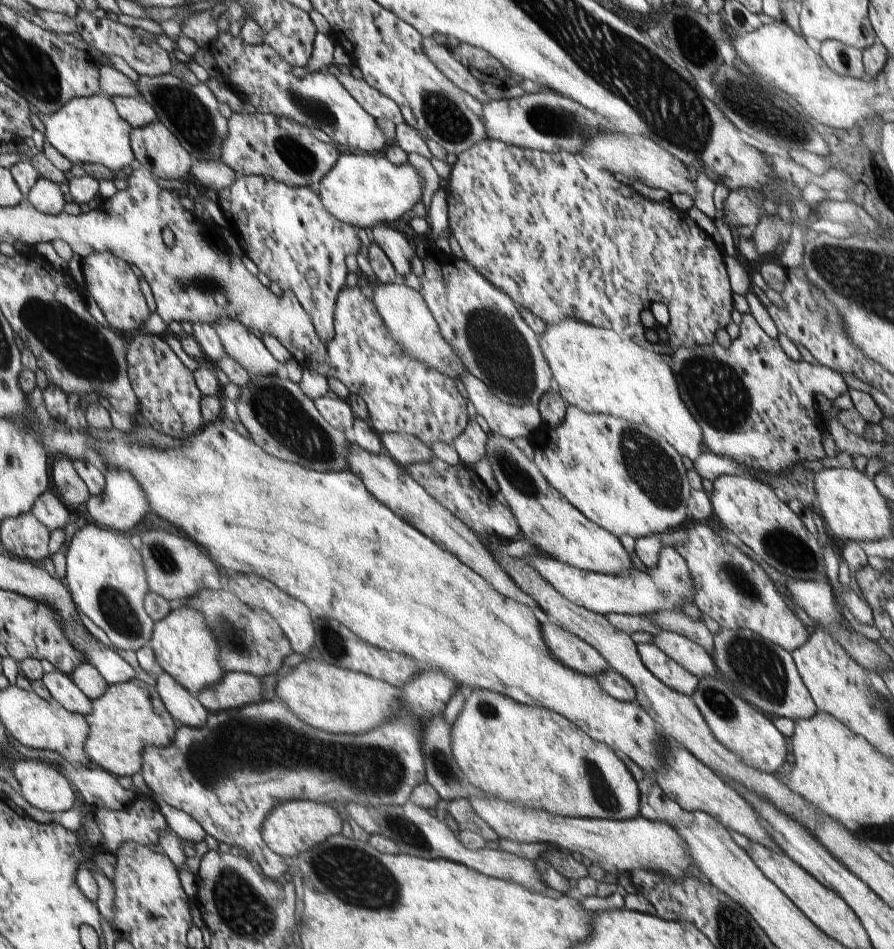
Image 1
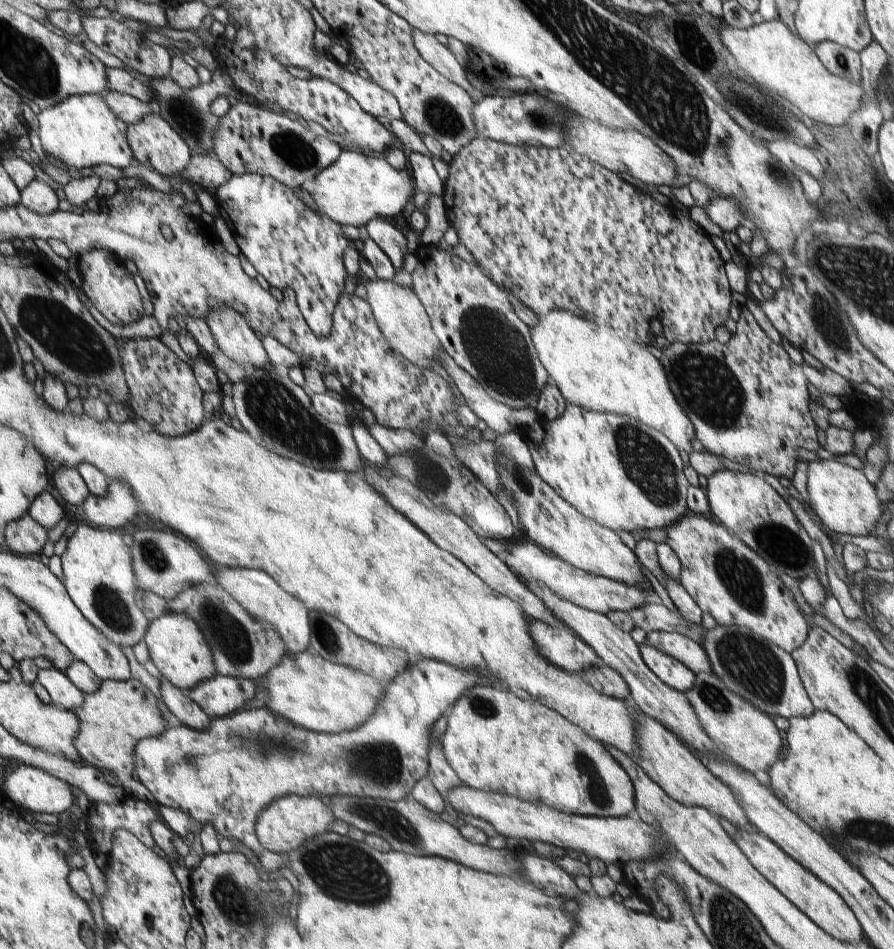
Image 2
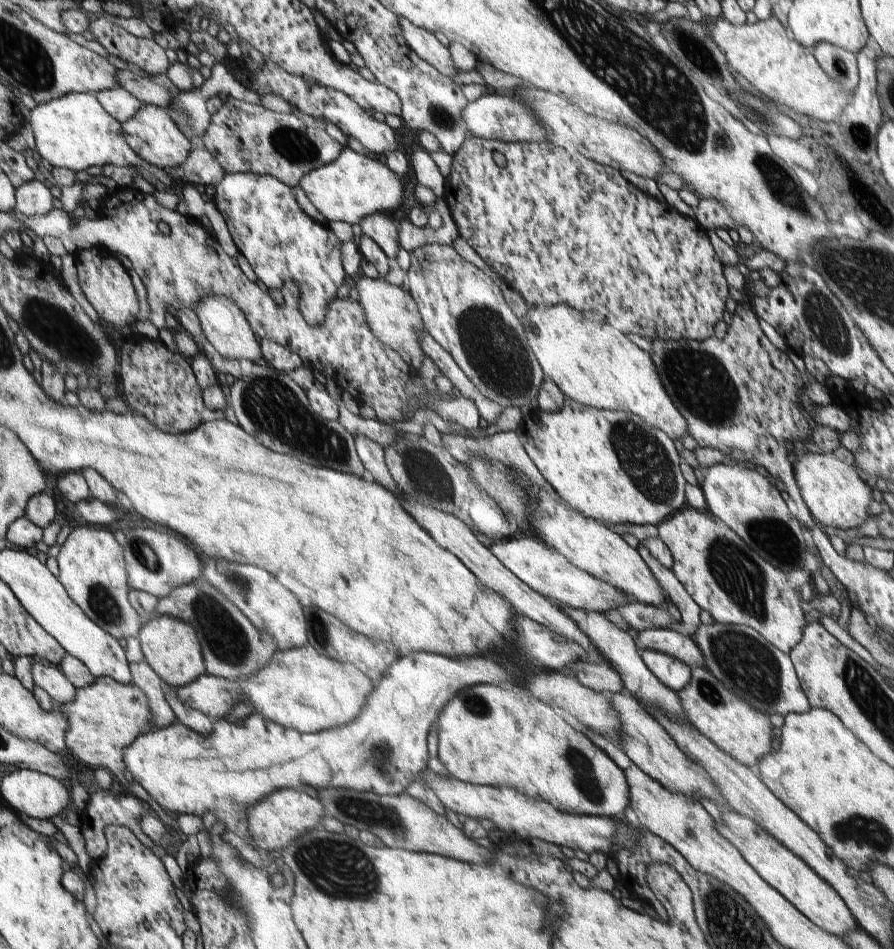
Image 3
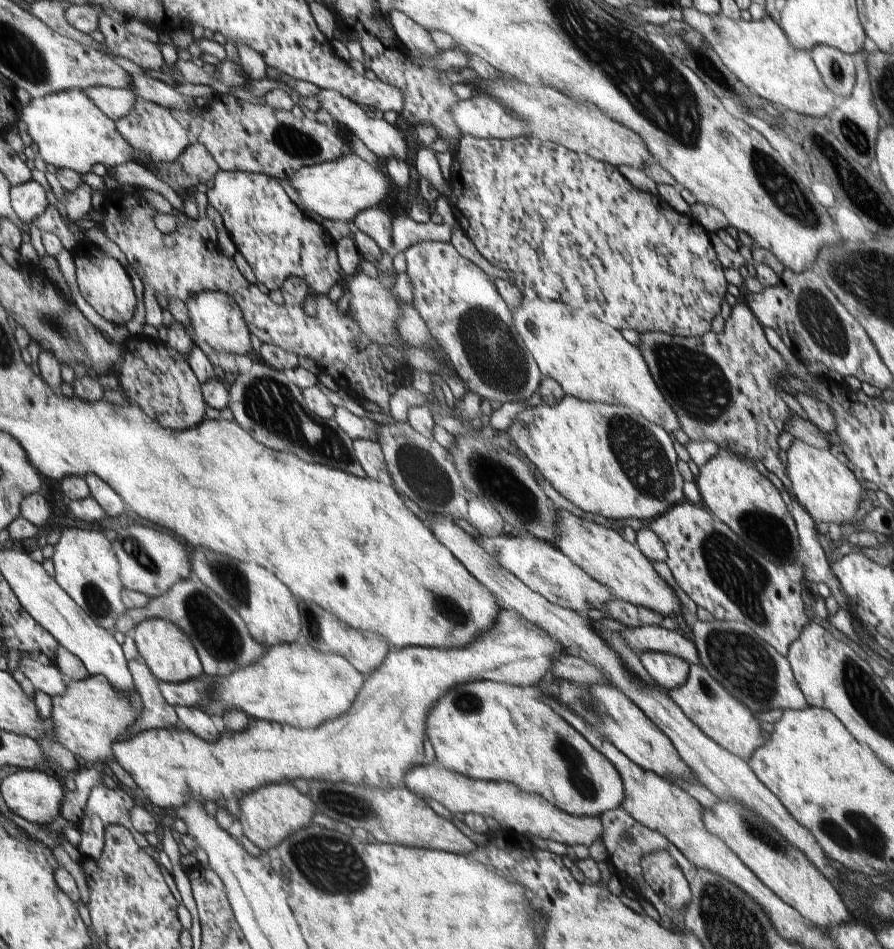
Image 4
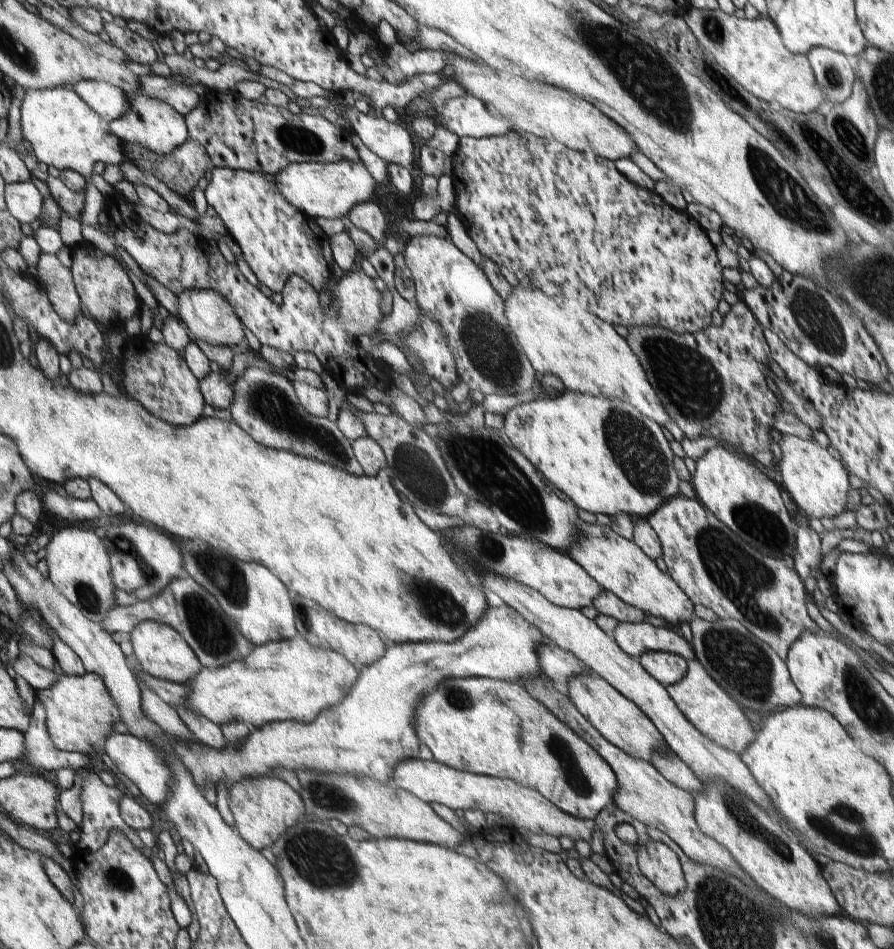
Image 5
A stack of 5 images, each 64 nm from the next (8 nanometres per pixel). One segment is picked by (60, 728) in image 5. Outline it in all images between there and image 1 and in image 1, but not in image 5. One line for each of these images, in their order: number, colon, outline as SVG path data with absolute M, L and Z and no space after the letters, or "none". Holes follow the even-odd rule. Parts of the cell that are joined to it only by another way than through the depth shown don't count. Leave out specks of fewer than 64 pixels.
1: M127 680L123 684L109 684L107 692L97 700L91 700L91 712L85 716L89 734L83 742L89 764L107 770L113 776L133 776L141 772L141 752L145 746L167 746L175 736L171 714L157 694L157 688L143 684L141 680Z
2: M101 680L93 692L83 692L81 704L77 708L69 708L69 712L73 712L77 720L77 734L73 736L71 744L79 760L101 772L107 774L111 772L111 776L119 780L123 792L129 798L155 804L149 792L131 778L133 748L137 748L137 740L157 736L165 730L165 722L161 720L155 698L149 694L149 690L135 680L127 680L127 682Z
3: M97 676L91 684L77 686L73 690L71 700L55 706L57 714L65 720L63 744L67 756L75 760L77 766L103 766L115 776L115 780L121 780L121 772L125 770L121 762L121 748L129 746L137 734L151 732L143 692L135 684L121 686L105 676Z
4: M87 676L81 680L65 680L65 690L61 694L49 696L49 722L51 722L51 736L53 740L67 752L75 754L81 762L105 762L111 758L111 744L113 740L125 738L125 728L139 718L141 712L141 698L133 694L131 698L113 692L109 680L103 676Z

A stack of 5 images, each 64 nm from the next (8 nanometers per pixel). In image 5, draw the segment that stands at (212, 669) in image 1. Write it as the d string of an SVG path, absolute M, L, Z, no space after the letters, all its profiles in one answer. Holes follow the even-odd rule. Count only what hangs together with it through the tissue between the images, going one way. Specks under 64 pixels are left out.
M139 622L137 626L133 626L133 630L127 634L131 648L133 648L133 656L137 658L137 664L143 672L167 680L167 682L177 682L177 684L185 684L187 680L191 680L199 670L201 670L201 662L197 660L197 656L193 654L193 650L187 646L185 638L179 636L179 632L175 632L171 626L161 624L161 622Z

